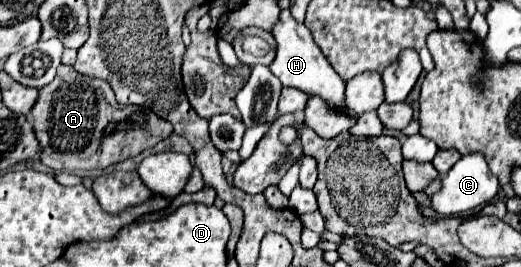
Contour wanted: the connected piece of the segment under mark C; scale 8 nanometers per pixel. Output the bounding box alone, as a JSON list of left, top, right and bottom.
[430,153,500,217]

